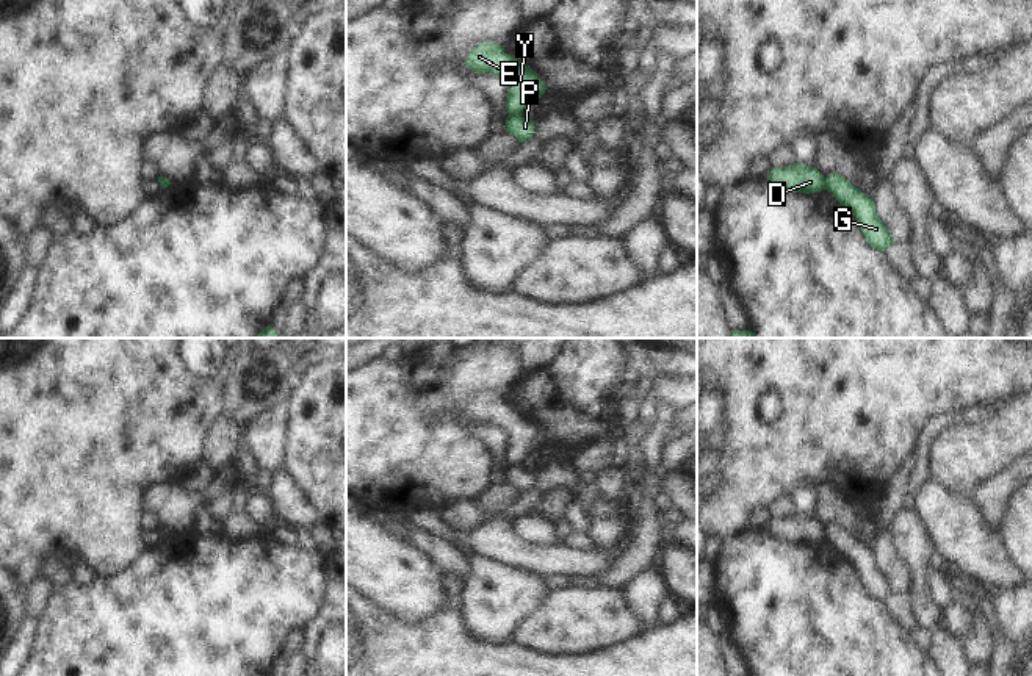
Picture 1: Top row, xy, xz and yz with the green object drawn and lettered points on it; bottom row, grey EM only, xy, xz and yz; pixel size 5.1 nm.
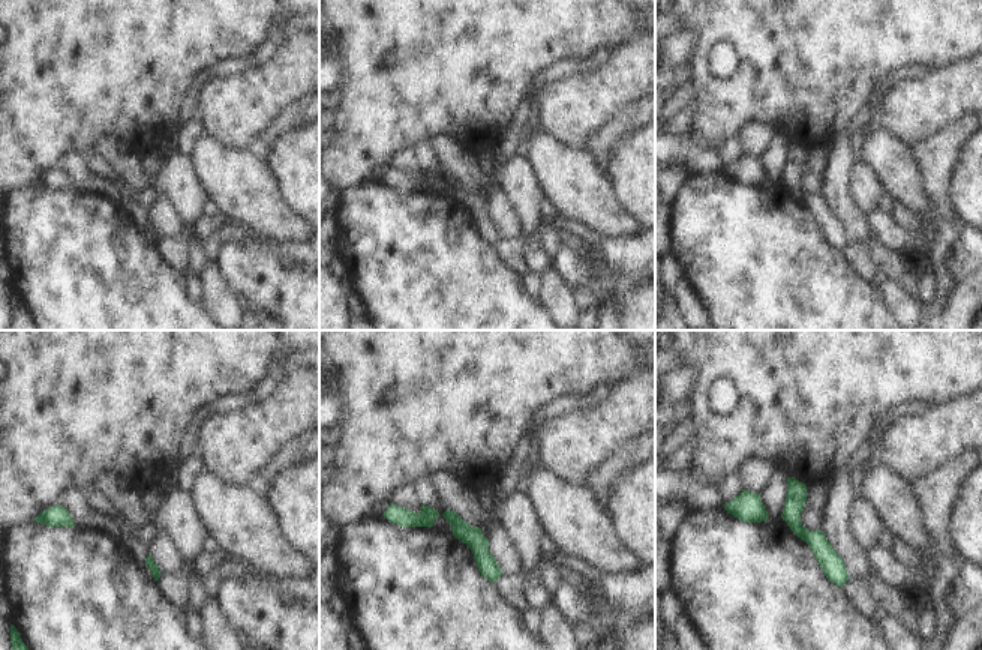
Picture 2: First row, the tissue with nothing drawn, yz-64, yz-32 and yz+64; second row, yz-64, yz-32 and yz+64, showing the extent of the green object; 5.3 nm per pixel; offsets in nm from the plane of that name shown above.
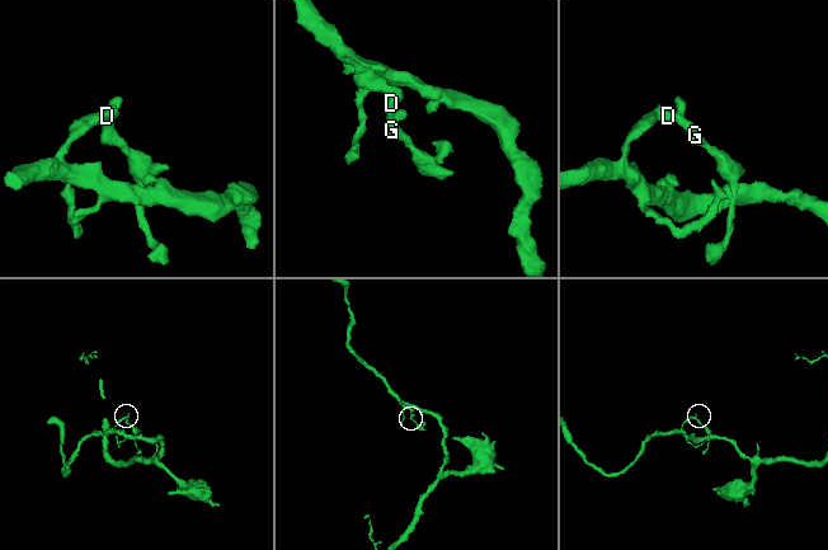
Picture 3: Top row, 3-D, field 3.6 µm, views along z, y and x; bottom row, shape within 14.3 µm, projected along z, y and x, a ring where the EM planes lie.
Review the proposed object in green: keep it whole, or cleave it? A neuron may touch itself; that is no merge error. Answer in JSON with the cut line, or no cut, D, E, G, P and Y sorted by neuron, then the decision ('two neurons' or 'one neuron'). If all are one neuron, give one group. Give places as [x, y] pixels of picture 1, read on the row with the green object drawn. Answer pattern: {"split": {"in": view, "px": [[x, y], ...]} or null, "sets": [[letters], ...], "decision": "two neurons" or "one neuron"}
{"split": {"in": "yz", "px": [[822, 177], [824, 188]]}, "sets": [["D", "E", "Y"], ["G", "P"]], "decision": "two neurons"}

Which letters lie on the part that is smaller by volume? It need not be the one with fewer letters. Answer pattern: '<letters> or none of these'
G, P

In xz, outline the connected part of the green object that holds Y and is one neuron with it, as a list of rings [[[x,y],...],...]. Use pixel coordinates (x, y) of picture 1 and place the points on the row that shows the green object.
[[[481,42],[467,53],[465,66],[475,74],[495,74],[507,84],[506,111],[521,114],[523,108],[545,94],[545,83],[526,64],[504,52],[504,45]]]

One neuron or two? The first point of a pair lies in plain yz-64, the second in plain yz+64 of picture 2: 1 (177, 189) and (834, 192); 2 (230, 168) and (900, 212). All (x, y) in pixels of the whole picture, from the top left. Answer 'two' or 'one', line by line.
1: two
2: two

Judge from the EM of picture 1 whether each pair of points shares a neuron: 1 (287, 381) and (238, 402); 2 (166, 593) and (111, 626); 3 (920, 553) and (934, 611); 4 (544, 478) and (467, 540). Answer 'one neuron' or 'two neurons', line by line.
1: one neuron
2: one neuron
3: one neuron
4: one neuron

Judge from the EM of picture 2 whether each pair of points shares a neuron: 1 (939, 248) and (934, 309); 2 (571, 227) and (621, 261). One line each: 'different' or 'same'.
1: same
2: same

